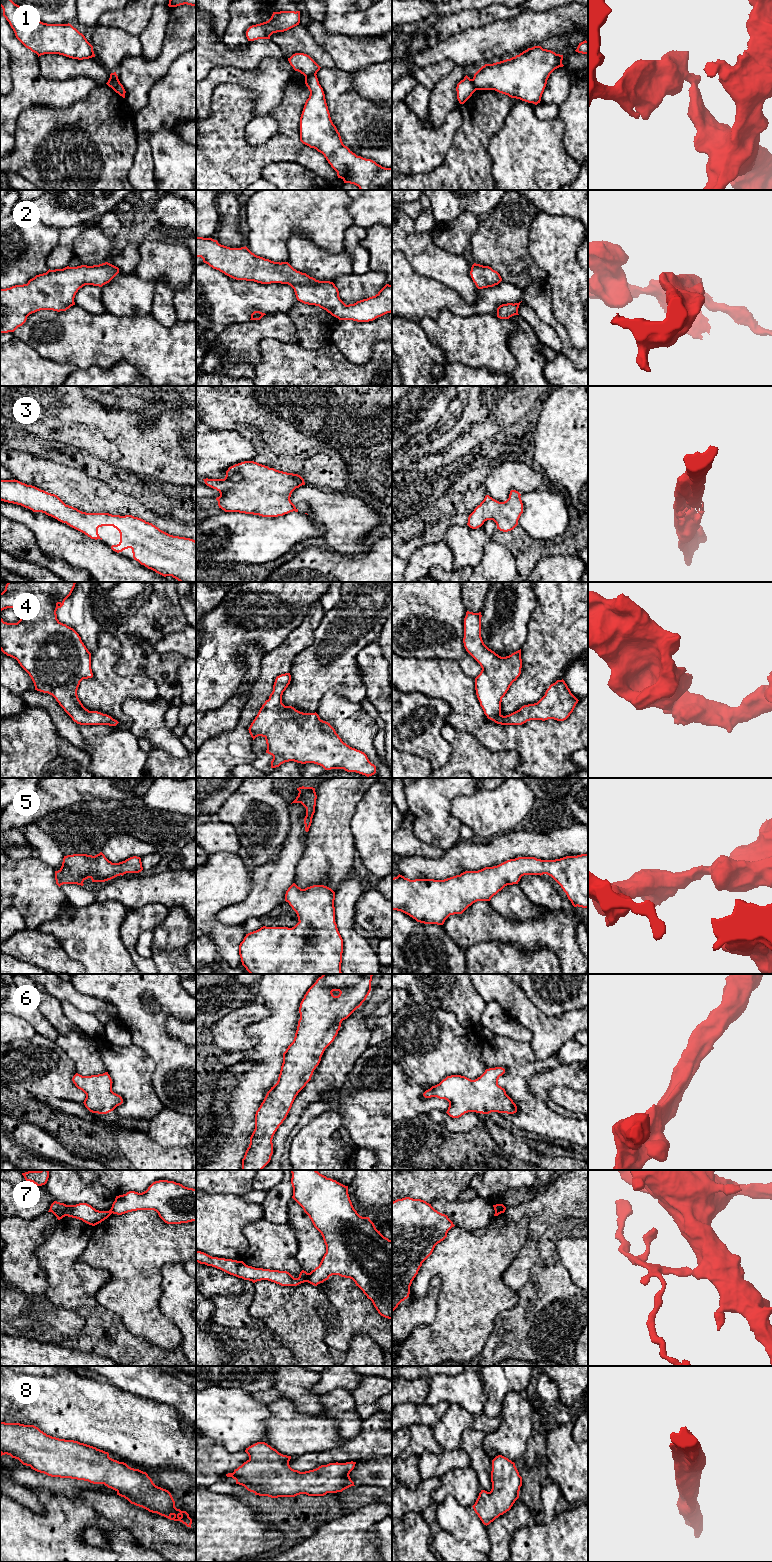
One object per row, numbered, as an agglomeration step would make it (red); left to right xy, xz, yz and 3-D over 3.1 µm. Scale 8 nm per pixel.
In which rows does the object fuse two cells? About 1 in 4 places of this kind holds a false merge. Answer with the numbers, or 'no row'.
1, 7

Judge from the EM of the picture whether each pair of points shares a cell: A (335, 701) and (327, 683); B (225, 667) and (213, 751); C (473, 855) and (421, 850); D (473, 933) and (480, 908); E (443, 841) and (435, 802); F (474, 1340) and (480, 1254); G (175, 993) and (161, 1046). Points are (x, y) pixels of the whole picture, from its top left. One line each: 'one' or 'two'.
A: two
B: two
C: one
D: one
E: one
F: one
G: one

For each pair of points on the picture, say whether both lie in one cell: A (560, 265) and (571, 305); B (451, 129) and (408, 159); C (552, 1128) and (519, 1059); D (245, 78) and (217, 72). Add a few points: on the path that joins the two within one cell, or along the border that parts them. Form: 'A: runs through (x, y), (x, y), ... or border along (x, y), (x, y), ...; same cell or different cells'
A: runs through (565, 275), (569, 282), (569, 295); same cell
B: runs through (440, 139), (427, 149), (419, 150); same cell
C: runs through (533, 1115), (532, 1106), (519, 1093), (519, 1078); same cell
D: runs through (238, 77), (224, 75); same cell

